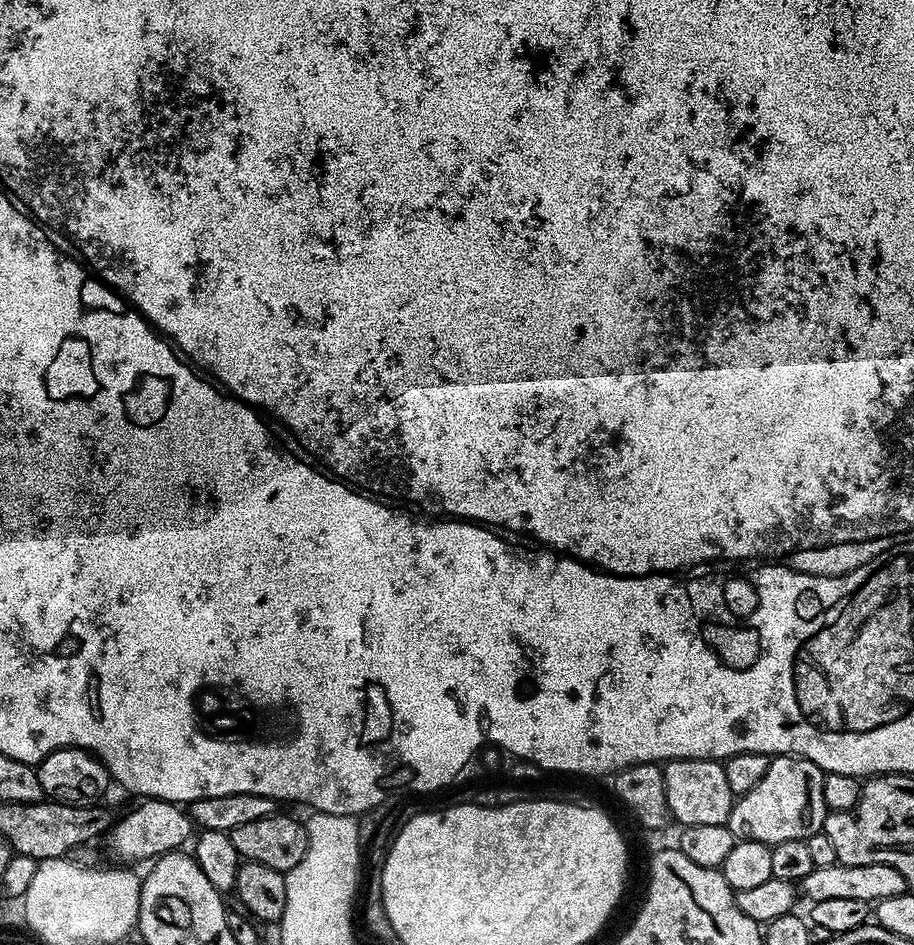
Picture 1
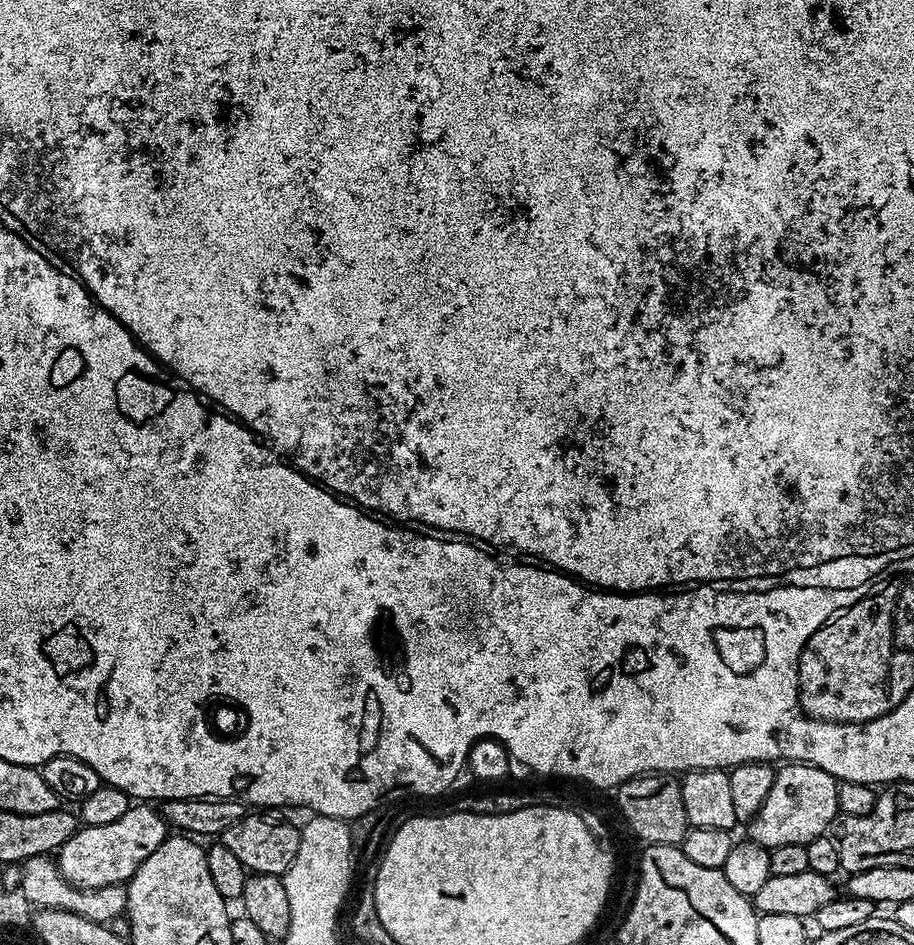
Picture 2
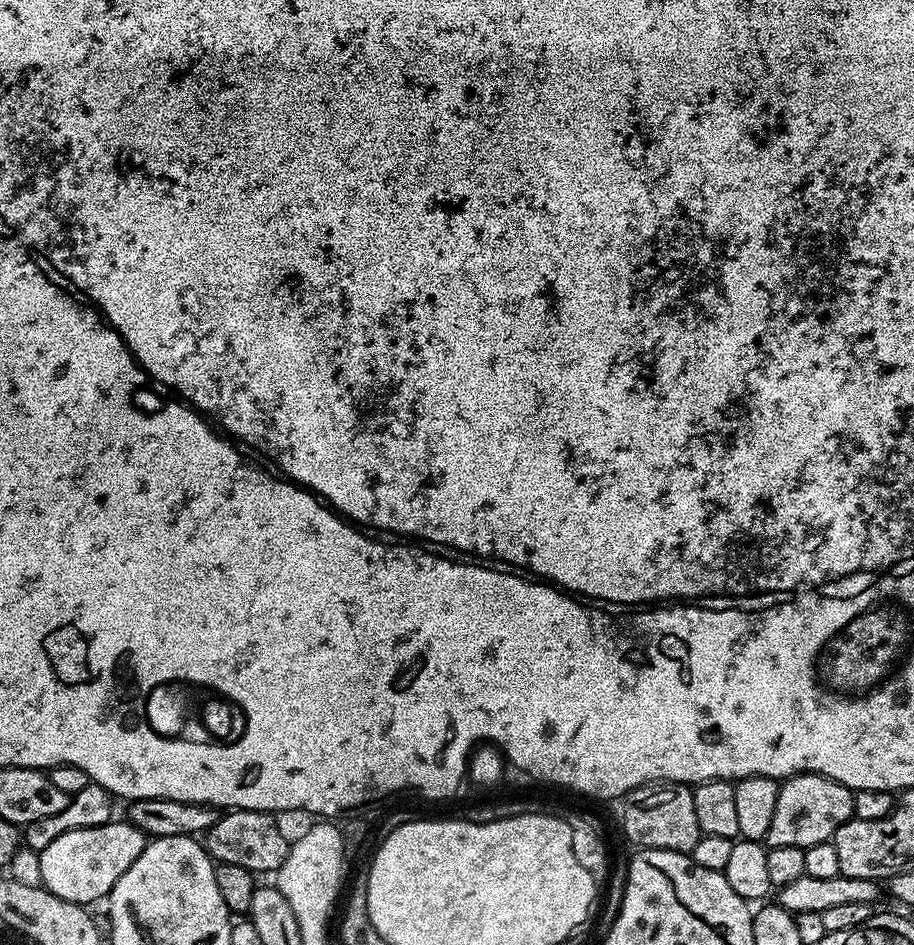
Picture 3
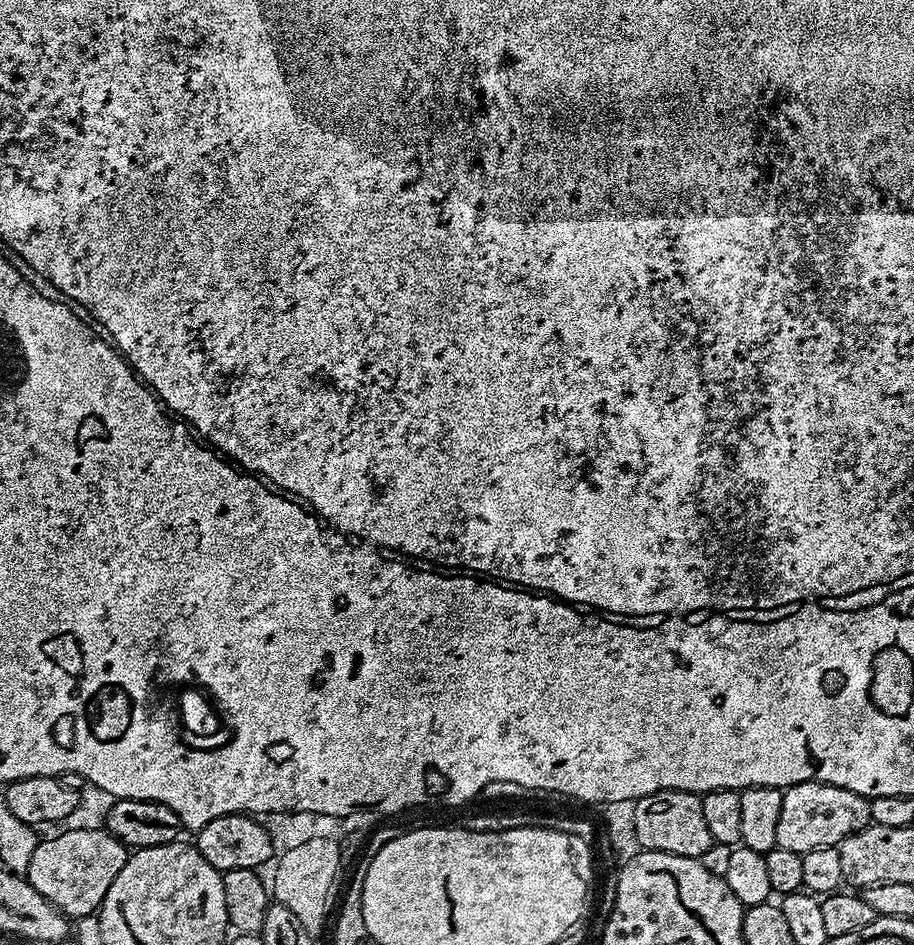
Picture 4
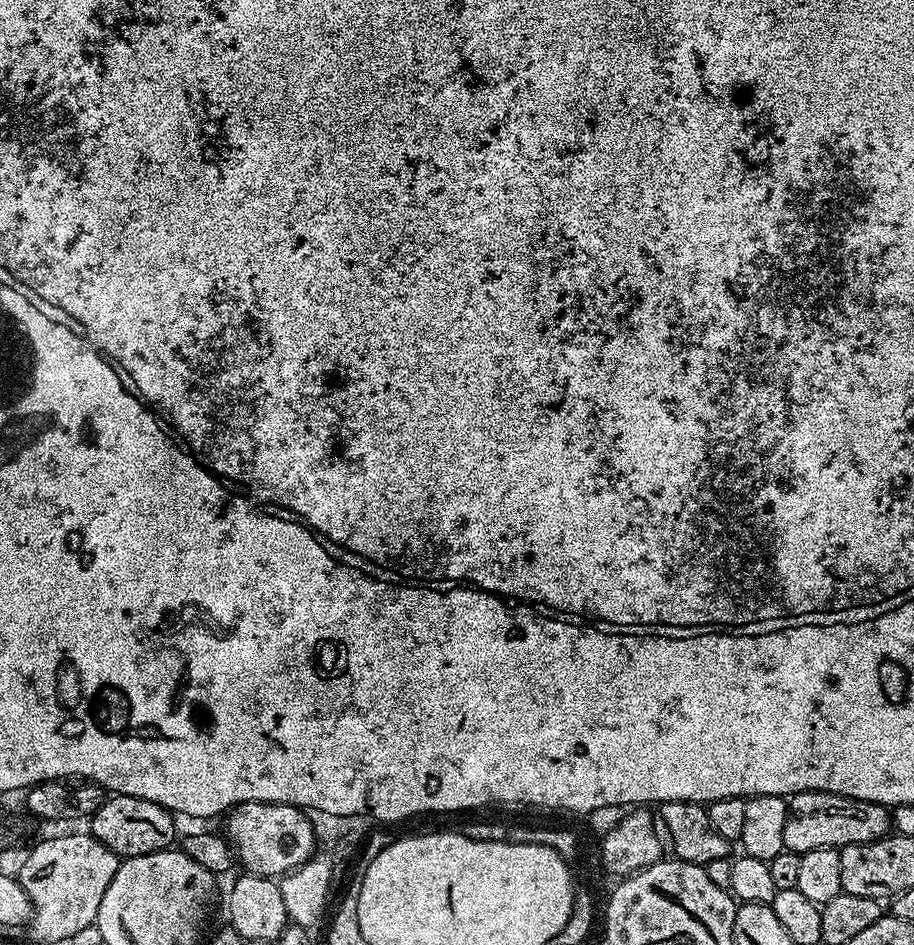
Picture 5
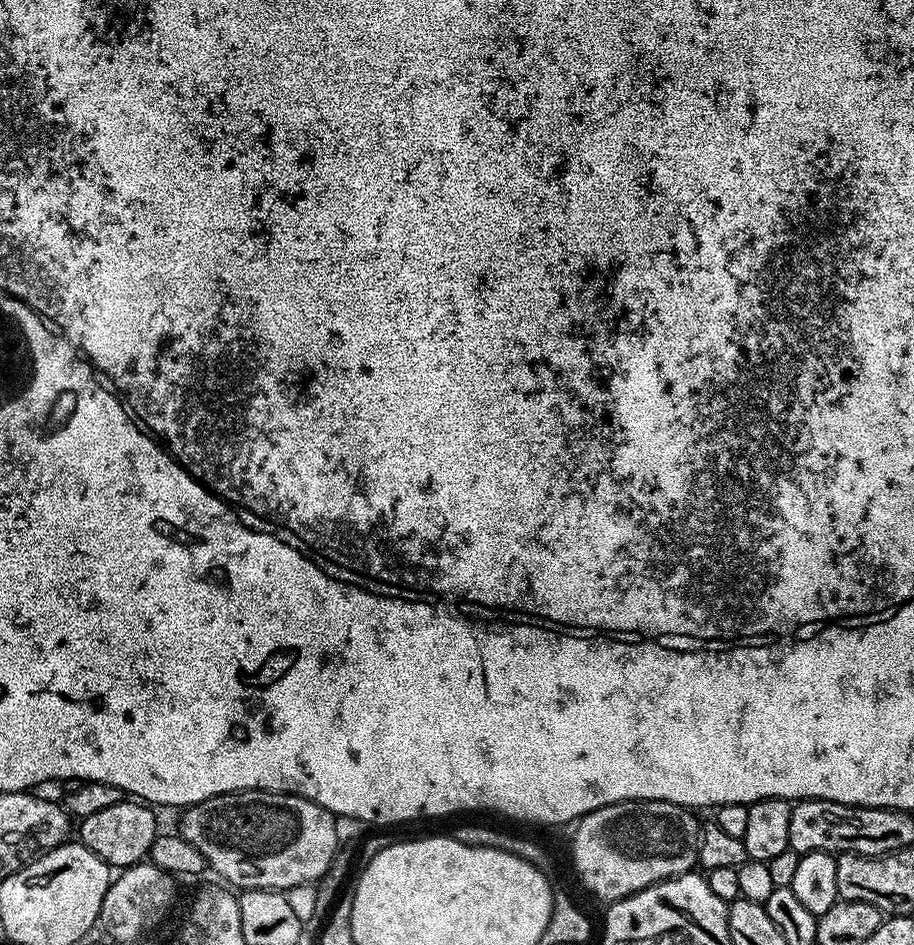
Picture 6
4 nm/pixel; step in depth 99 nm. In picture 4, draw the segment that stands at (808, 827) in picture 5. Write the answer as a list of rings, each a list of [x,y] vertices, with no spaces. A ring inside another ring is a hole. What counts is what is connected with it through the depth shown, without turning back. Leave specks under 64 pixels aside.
[[[816,780],[783,789],[782,814],[778,818],[776,847],[798,853],[835,848],[845,838],[872,823],[869,797],[859,796],[845,788],[820,784]]]

